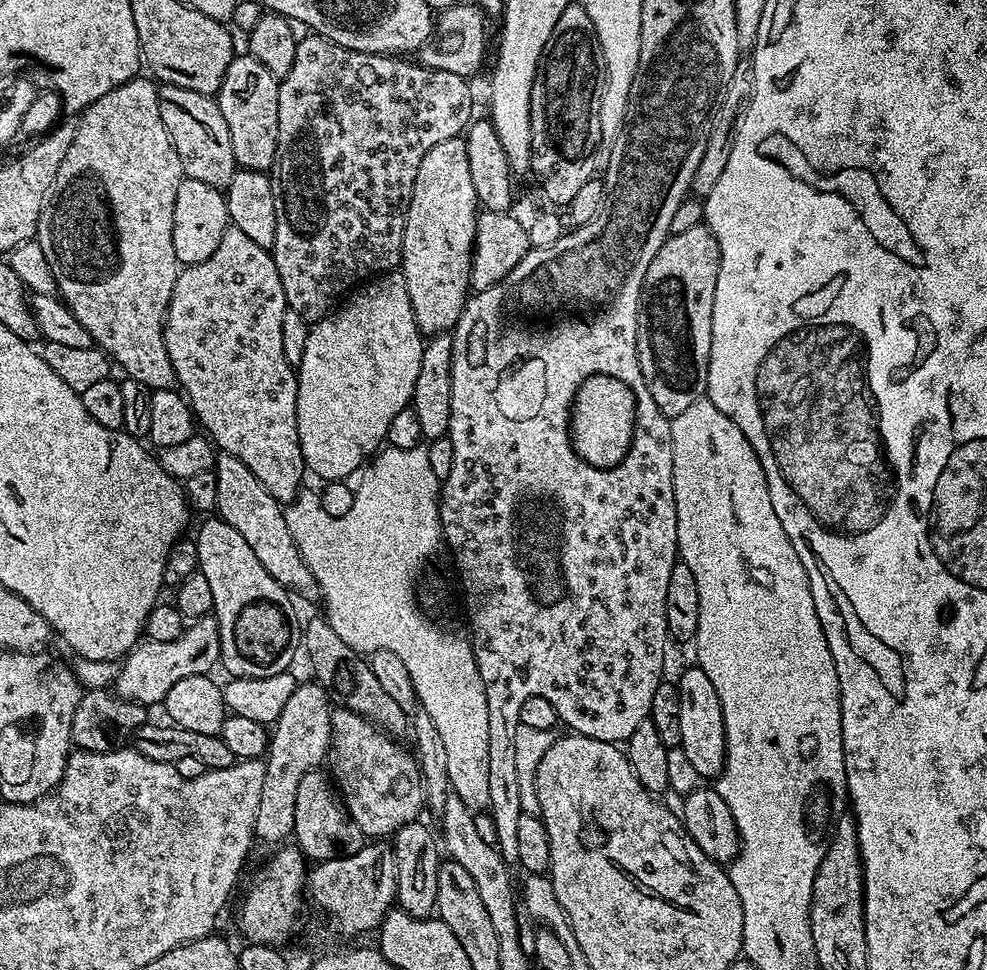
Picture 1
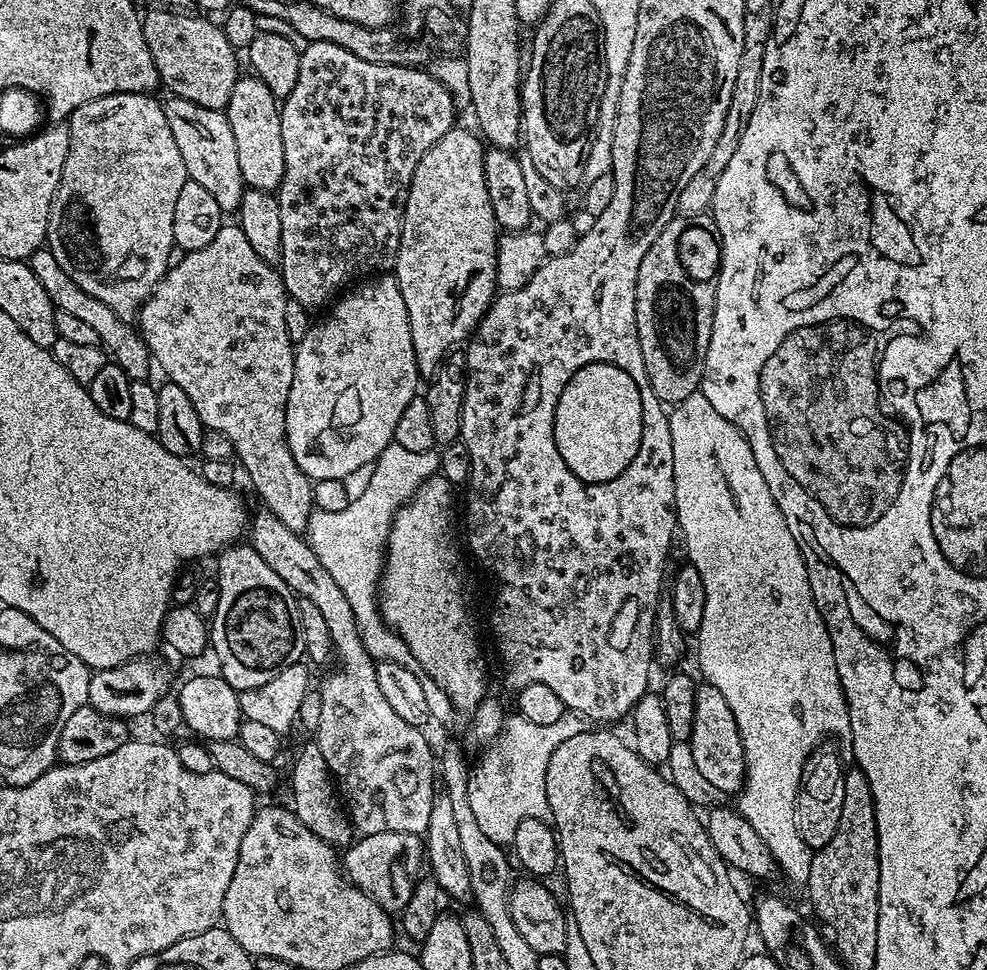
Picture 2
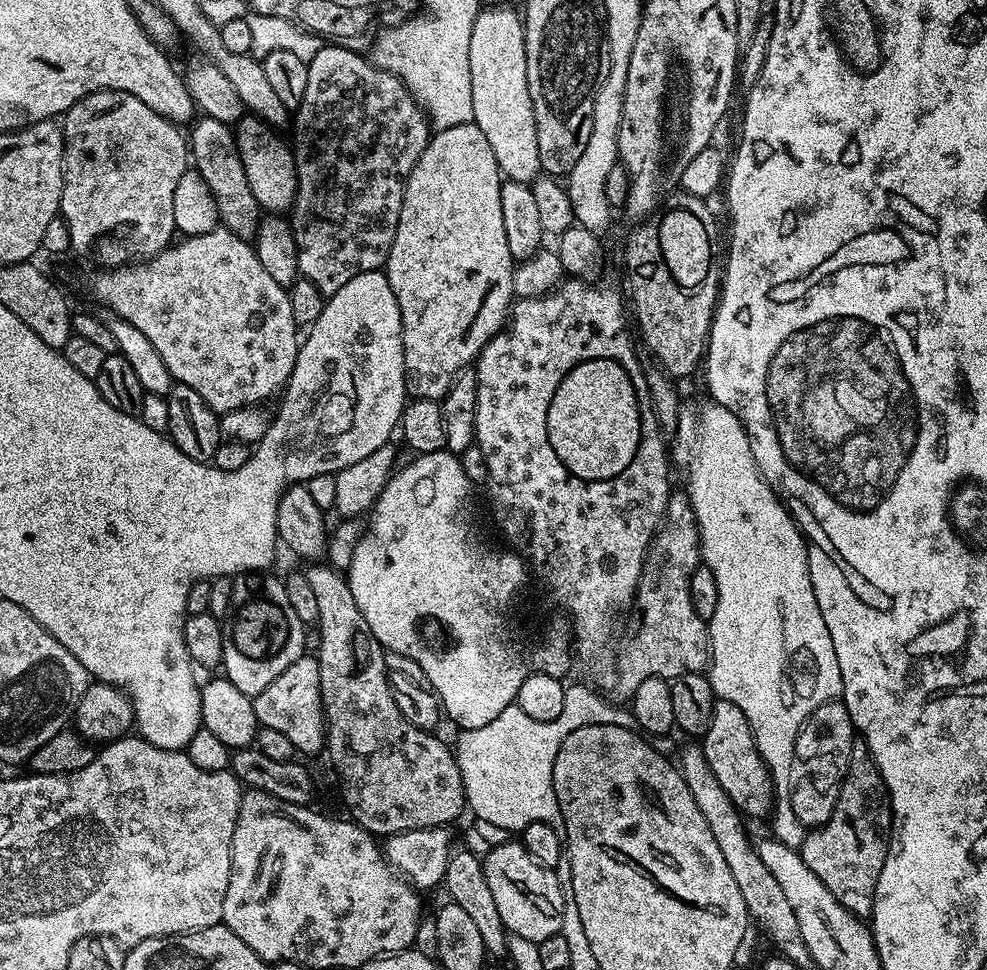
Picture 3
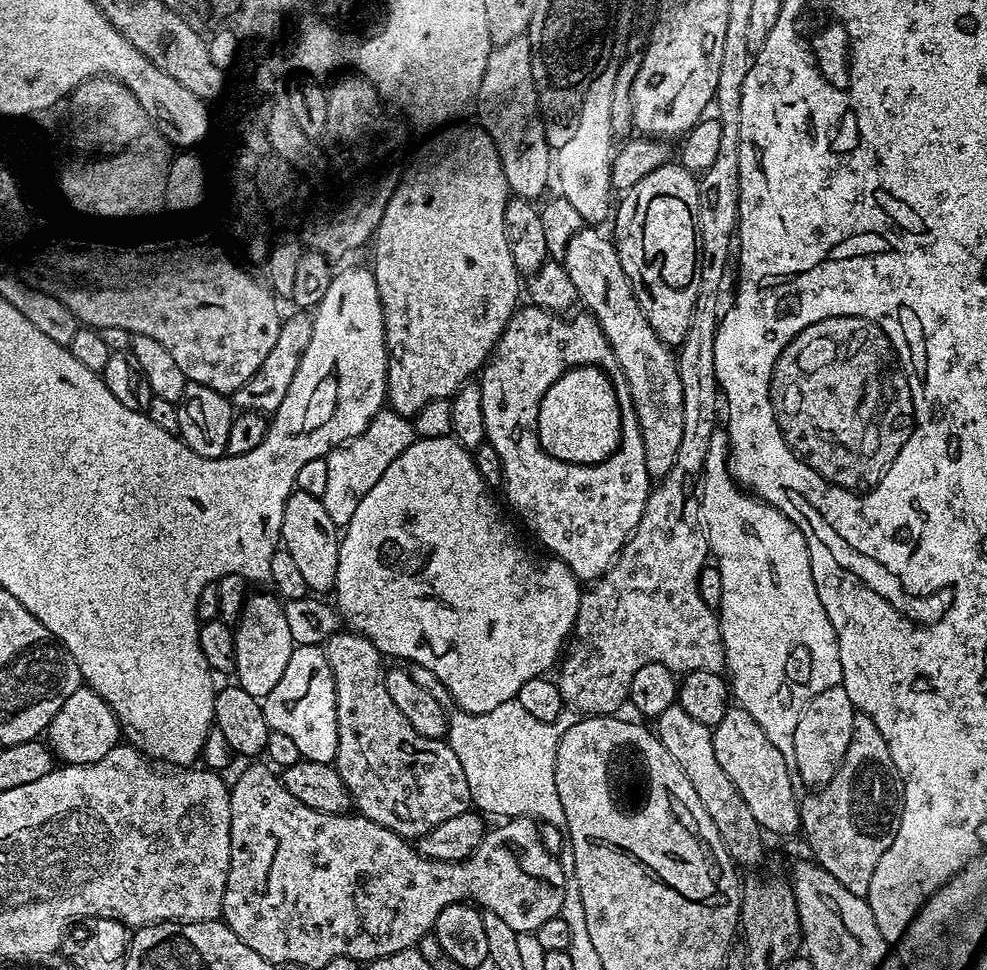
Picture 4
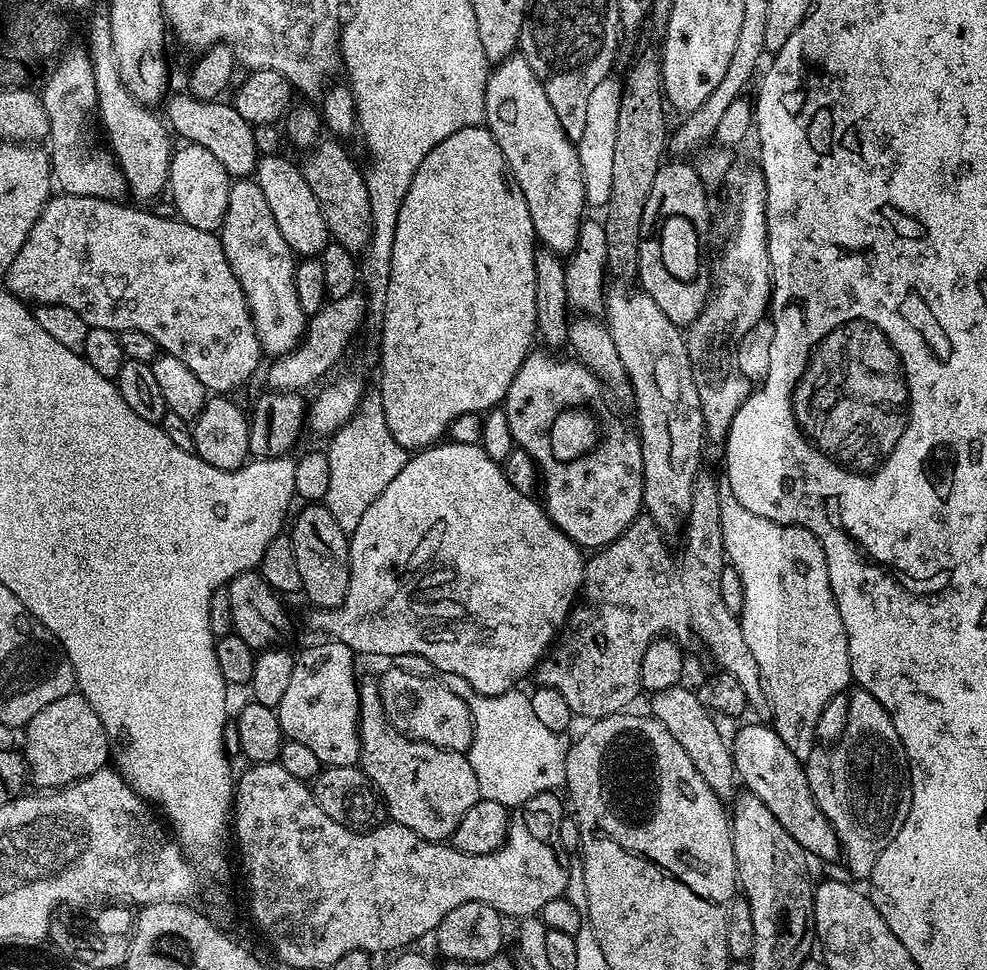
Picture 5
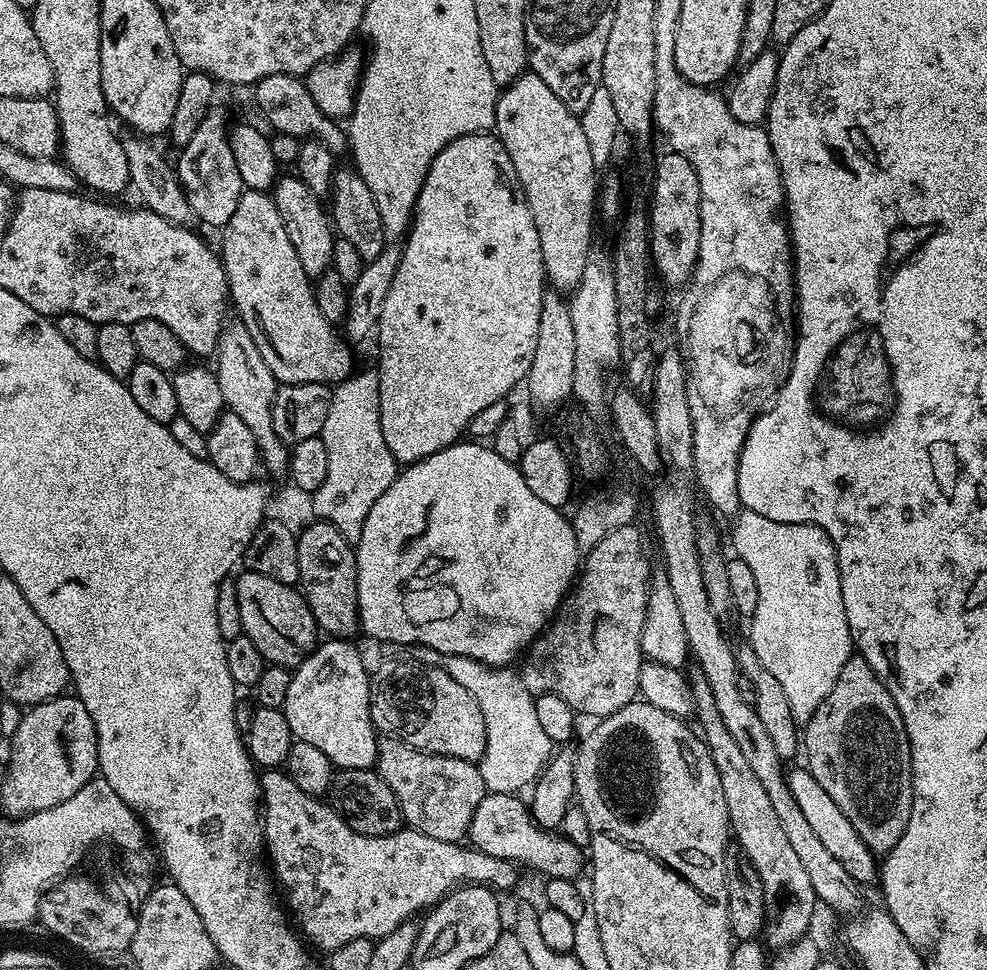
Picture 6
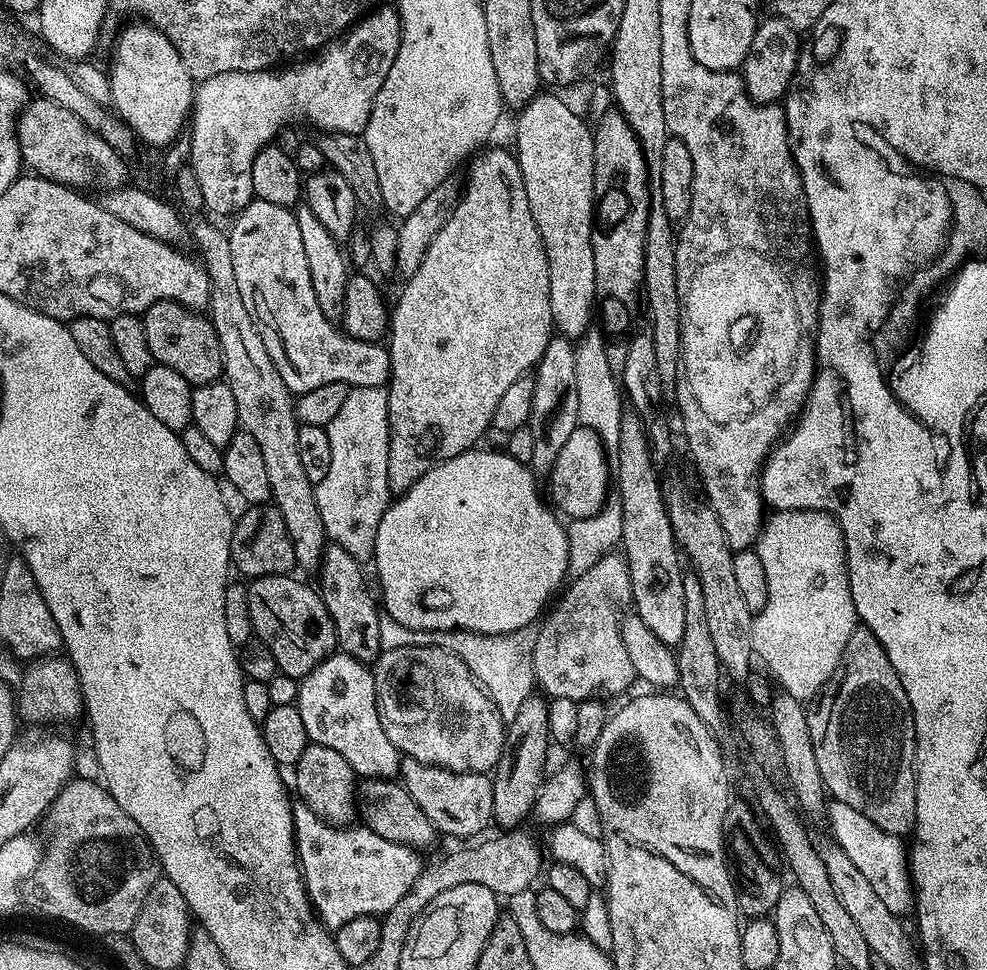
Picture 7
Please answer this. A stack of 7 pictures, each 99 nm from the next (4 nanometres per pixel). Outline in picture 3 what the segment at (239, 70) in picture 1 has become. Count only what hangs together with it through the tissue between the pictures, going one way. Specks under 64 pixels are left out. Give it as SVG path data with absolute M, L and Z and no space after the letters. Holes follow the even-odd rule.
M251 114L235 125L234 135L236 149L242 158L242 170L246 170L246 182L250 182L250 190L254 190L254 198L261 209L268 214L287 213L298 190L296 158L289 141L287 144L277 129Z

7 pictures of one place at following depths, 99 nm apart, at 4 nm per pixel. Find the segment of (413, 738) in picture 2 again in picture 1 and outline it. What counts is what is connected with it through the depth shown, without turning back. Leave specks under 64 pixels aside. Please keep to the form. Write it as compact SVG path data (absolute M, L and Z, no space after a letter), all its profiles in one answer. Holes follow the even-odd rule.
M227 454L217 455L214 471L217 482L215 511L218 513L219 519L234 526L234 530L238 530L238 534L242 534L242 538L248 543L250 550L254 550L254 555L258 557L258 562L262 562L262 567L266 569L266 574L270 574L270 578L283 584L289 592L297 597L305 596L308 600L317 599L318 589L314 574L306 566L294 538L290 538L290 526L286 526L286 518L284 517L285 505L276 500L274 494L270 494L270 490L266 490L266 486L262 486L262 482L258 482L258 478L254 478L254 474L250 474L248 467L238 458ZM337 707L333 711L330 730L332 737L326 764L332 767L330 776L348 815L361 827L365 837L388 838L402 826L413 823L419 817L416 815L420 807L426 804L417 757L348 708Z

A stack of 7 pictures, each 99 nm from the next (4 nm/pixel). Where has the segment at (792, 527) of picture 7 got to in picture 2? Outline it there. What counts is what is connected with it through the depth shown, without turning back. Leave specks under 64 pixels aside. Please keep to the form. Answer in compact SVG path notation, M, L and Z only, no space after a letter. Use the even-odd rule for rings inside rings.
M699 391L690 394L690 398L682 398L668 412L668 425L670 426L670 442L674 446L674 502L676 503L676 523L678 525L679 535L684 536L684 548L688 551L686 556L687 563L694 566L694 570L698 570L698 574L702 574L702 586L706 586L706 611L702 614L702 626L694 633L696 640L696 660L700 663L700 672L703 679L710 685L718 689L722 693L722 698L726 698L727 704L730 706L731 712L734 714L734 722L738 722L738 734L742 734L742 750L744 751L744 787L739 793L738 810L746 818L746 822L750 822L750 826L754 826L754 831L758 834L758 838L762 838L762 842L766 842L766 846L770 850L770 854L775 858L779 871L785 872L792 880L807 881L810 874L810 862L812 861L813 850L808 848L806 842L799 836L798 826L795 825L795 800L798 798L800 783L803 778L803 766L807 758L813 751L821 747L822 742L827 736L848 736L850 730L850 714L848 707L844 701L844 691L840 685L840 675L838 674L838 666L834 662L834 646L830 642L830 634L828 628L824 624L822 614L818 610L818 606L814 602L814 594L810 590L810 578L806 570L806 562L802 550L798 546L798 542L794 542L794 534L790 534L790 526L786 526L786 518L782 518L782 510L778 510L778 502L774 502L774 494L770 494L770 486L766 486L766 478L762 478L762 470L758 470L758 462L754 462L754 450L750 450L750 442L746 442L746 438L738 430L738 426L734 426L730 422L726 422L726 418L722 418L722 414L718 414L718 410L714 410L714 406L710 406L710 401L703 396Z

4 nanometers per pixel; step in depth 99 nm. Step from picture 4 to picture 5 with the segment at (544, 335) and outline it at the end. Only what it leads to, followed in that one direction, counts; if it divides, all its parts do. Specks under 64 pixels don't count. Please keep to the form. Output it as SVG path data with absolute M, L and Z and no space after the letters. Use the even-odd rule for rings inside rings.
M533 350L522 362L522 366L514 380L510 382L508 392L504 395L502 407L506 416L506 422L510 424L510 434L513 445L530 454L530 458L536 463L539 479L542 481L542 507L548 516L581 550L602 550L614 538L618 538L632 524L637 523L644 507L644 467L642 466L642 450L640 449L639 435L624 420L616 420L612 424L612 452L603 456L600 450L588 452L588 459L579 463L566 466L558 462L552 456L552 450L548 450L548 434L552 420L558 420L558 416L570 416L570 410L575 404L596 404L602 396L602 385L583 364L575 359L555 360L547 351Z

